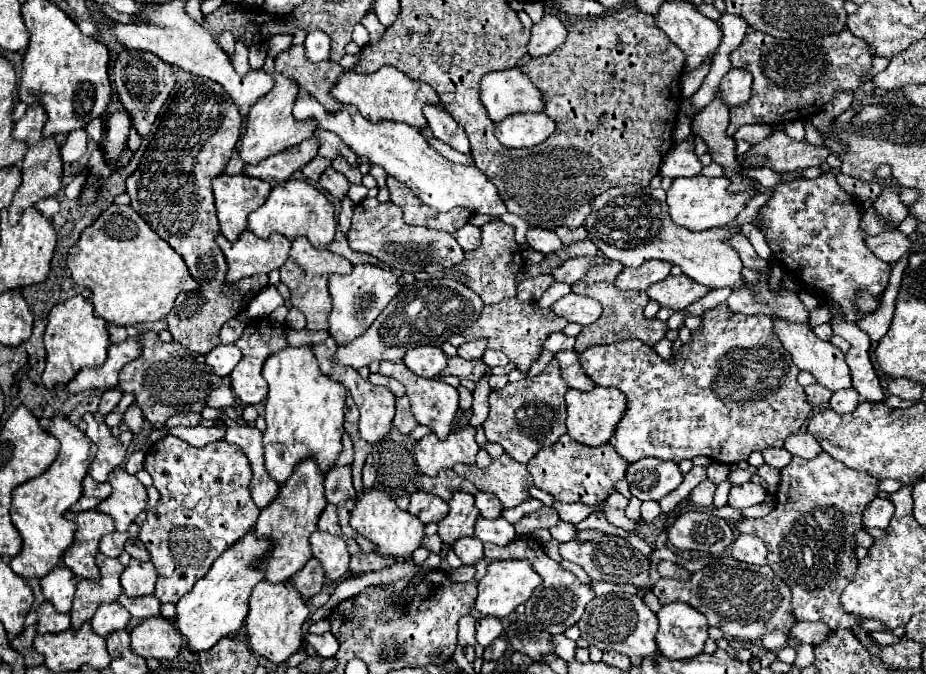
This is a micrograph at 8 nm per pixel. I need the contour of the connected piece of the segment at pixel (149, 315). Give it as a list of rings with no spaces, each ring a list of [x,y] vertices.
[[[112,204],[104,210],[100,218],[82,232],[78,244],[70,248],[66,262],[74,282],[92,290],[94,314],[118,326],[164,320],[180,292],[198,288],[182,256],[176,254],[166,240],[156,236],[132,206]]]

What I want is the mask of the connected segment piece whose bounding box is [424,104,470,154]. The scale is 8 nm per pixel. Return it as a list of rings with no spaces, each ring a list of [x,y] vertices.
[[[426,104],[424,116],[428,120],[428,126],[430,126],[434,138],[442,140],[444,144],[452,146],[458,152],[470,154],[470,144],[468,144],[468,138],[464,134],[464,128],[450,116],[448,110],[444,110],[444,106]]]

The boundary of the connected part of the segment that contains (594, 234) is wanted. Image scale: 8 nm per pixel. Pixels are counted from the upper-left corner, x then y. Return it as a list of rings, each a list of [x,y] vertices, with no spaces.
[[[620,186],[610,188],[596,196],[592,202],[592,212],[586,218],[586,230],[588,238],[600,248],[604,256],[610,260],[618,260],[624,266],[638,268],[640,264],[656,258],[666,260],[670,264],[676,264],[682,268],[686,276],[696,280],[698,284],[704,284],[708,288],[748,288],[750,284],[742,276],[742,260],[736,250],[732,250],[726,244],[728,234],[738,232],[742,224],[754,224],[760,226],[758,213],[760,208],[768,202],[772,194],[772,188],[760,190],[740,212],[736,222],[724,226],[724,228],[710,228],[704,232],[688,232],[686,228],[680,228],[672,224],[668,216],[668,204],[666,204],[666,192],[662,188],[654,190],[650,186]]]

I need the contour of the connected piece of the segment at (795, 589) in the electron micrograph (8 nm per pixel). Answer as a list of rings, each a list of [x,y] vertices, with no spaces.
[[[824,450],[812,460],[800,460],[794,456],[788,466],[780,470],[780,486],[776,490],[776,506],[764,518],[744,518],[736,524],[738,532],[758,536],[768,548],[768,566],[780,576],[792,590],[792,608],[798,620],[822,620],[830,630],[862,630],[860,616],[844,612],[840,604],[840,592],[852,582],[858,566],[856,558],[856,532],[862,530],[862,512],[878,496],[878,480],[866,472],[856,472],[834,460]]]

